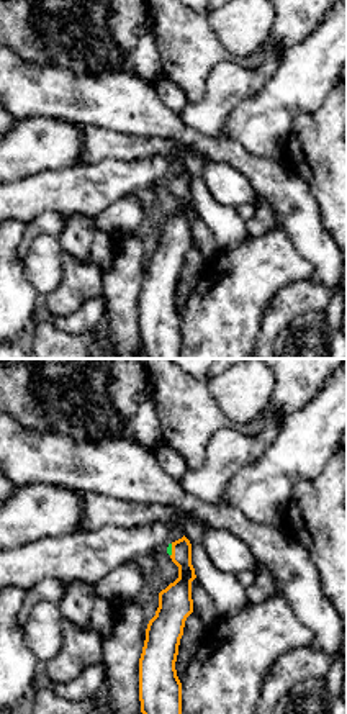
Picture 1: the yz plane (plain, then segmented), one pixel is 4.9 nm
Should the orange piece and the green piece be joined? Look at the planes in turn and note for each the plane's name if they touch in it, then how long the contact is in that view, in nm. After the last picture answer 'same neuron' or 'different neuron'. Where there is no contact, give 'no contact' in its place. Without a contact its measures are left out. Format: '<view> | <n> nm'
yz | 60 nm

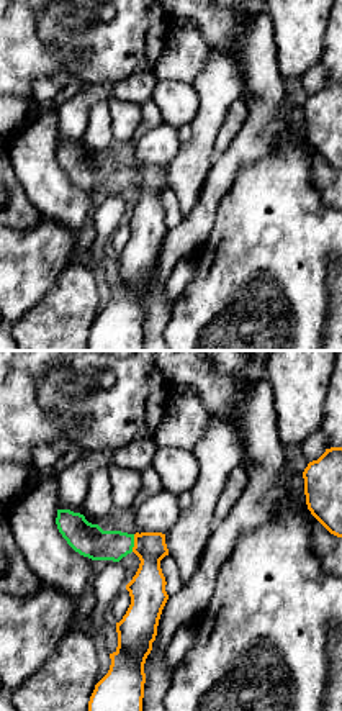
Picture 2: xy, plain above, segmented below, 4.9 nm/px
xy | 90 nm

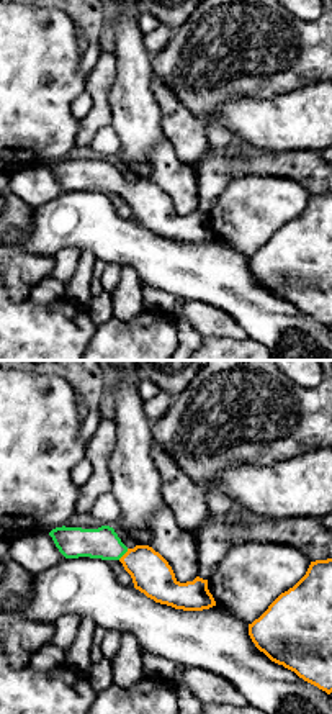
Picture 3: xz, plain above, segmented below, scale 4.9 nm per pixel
xz | 80 nm

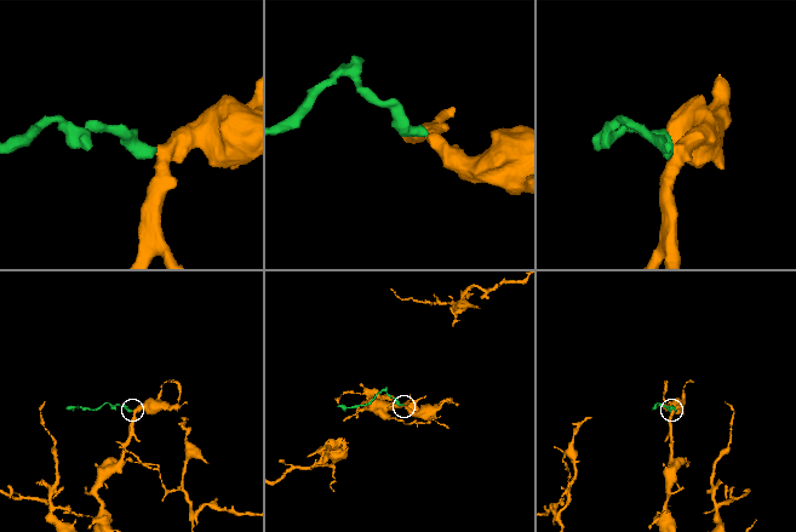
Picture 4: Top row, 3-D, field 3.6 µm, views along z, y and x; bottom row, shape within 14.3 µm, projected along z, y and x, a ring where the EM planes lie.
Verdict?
same neuron

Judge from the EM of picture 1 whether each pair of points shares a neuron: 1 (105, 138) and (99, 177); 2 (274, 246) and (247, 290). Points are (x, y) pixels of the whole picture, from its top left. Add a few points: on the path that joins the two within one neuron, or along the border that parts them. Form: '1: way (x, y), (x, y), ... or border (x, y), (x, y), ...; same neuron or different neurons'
1: border (139, 158), (76, 164); different neurons
2: way (269, 257), (247, 279); same neuron

